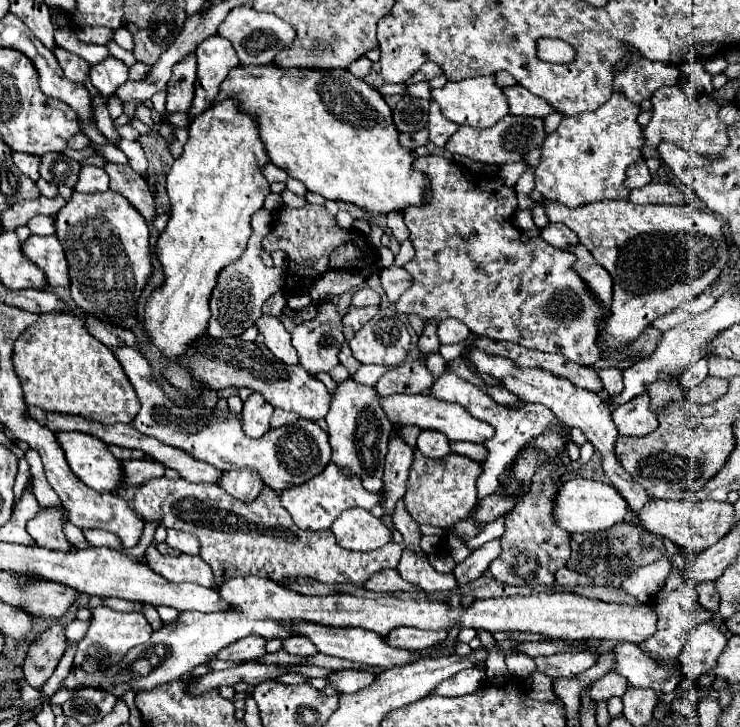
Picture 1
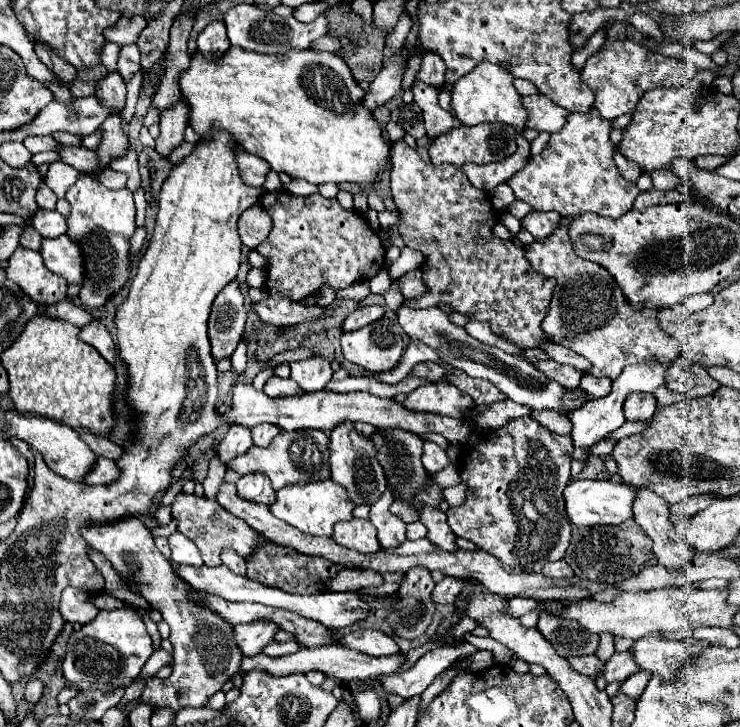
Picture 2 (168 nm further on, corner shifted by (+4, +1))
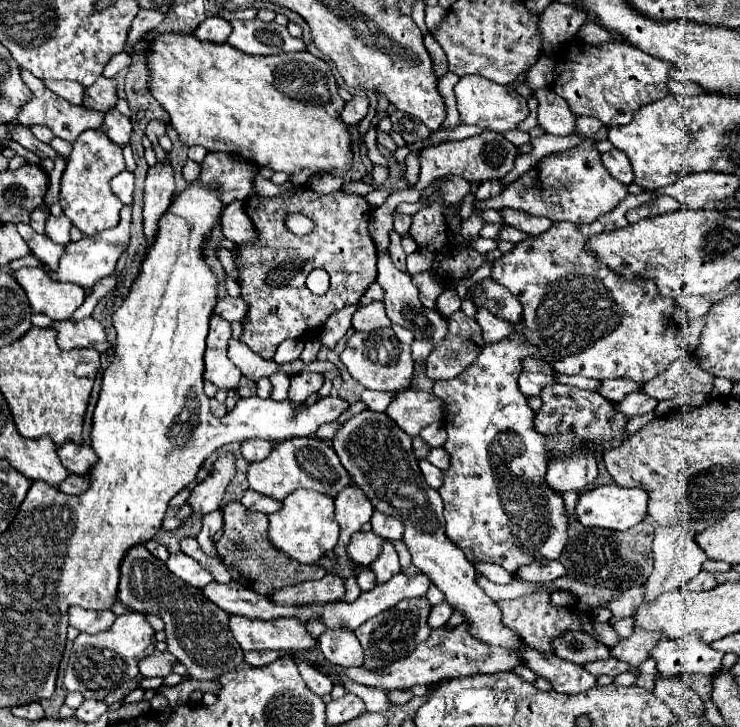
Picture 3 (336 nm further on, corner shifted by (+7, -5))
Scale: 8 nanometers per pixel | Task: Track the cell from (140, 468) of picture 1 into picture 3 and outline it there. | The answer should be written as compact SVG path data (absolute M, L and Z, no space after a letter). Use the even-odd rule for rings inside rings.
M69 474L67 476L67 482L63 482L59 486L59 490L63 490L65 494L81 494L87 490L87 484L89 482L89 476L79 476L79 474Z

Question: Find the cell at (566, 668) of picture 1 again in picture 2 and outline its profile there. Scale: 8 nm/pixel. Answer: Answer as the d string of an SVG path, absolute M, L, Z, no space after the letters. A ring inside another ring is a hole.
M580 656L580 658L568 658L570 666L580 672L580 674L586 674L590 678L596 678L602 674L604 670L604 662L598 658L598 656Z

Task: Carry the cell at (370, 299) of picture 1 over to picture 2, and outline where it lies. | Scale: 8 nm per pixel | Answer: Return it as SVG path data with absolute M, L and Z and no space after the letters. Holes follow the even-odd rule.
M268 296L260 302L252 302L252 308L262 322L274 324L274 326L298 326L304 322L322 318L322 314L326 312L320 306L308 308L300 302L294 302L288 298L274 298L274 296Z

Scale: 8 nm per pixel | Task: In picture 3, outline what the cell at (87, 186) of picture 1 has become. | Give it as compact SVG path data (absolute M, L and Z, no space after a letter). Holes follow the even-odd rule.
M123 170L121 174L117 174L111 180L111 190L123 204L129 204L133 194L133 174L129 170Z

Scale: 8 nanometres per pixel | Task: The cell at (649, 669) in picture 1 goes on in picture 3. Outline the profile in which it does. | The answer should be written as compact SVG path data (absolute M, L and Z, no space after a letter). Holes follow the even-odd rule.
M679 638L679 640L659 640L649 654L657 662L659 674L669 678L679 678L683 674L703 674L709 676L721 668L723 652L713 650L701 638Z

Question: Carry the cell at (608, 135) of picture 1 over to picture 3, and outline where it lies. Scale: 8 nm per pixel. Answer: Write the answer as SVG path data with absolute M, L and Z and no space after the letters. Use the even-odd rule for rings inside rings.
M577 118L577 122L575 122L575 134L583 136L583 142L577 144L577 146L573 146L573 148L569 148L569 150L555 152L555 154L549 154L543 160L539 160L539 164L535 168L531 168L519 180L515 180L513 184L509 184L501 194L489 198L487 200L487 208L515 208L515 210L525 210L527 214L533 214L533 216L537 216L537 214L539 216L547 216L553 222L567 220L567 222L575 222L575 224L591 224L599 216L609 214L613 208L619 206L619 202L629 192L627 192L627 186L625 184L617 182L607 172L607 168L601 162L601 154L595 148L595 140L593 138L595 138L595 134L597 134L597 130L601 126L603 124L597 122L597 118Z

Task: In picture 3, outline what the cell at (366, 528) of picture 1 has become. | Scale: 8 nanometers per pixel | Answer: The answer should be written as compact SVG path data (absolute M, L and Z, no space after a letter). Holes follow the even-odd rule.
M355 532L347 544L347 554L351 556L351 560L355 560L357 564L369 566L377 554L381 550L381 538L373 532Z

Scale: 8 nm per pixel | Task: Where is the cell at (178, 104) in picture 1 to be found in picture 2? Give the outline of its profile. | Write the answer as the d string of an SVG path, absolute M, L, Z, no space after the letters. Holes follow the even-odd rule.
M180 100L160 116L160 136L156 138L156 152L164 158L170 158L172 150L182 144L186 126L188 126L188 104Z

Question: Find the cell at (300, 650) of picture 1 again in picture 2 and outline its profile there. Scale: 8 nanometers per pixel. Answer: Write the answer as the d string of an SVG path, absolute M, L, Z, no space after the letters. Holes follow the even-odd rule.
M290 640L290 642L270 642L262 652L268 656L286 656L286 654L296 652L296 650L298 650L296 640Z

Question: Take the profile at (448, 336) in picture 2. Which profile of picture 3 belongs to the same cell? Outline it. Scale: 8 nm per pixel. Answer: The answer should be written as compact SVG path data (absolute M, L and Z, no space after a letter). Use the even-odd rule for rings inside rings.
M377 252L379 260L377 260L377 270L379 270L379 276L377 276L377 282L383 286L385 290L385 298L383 298L383 304L385 304L385 310L387 310L387 316L391 318L393 324L399 324L407 330L411 330L415 334L415 340L429 340L433 346L437 346L449 332L449 326L447 326L447 320L437 312L437 310L429 310L425 308L421 302L419 302L419 292L417 288L413 286L411 282L411 276L407 272L401 272L393 266L391 258L387 252Z

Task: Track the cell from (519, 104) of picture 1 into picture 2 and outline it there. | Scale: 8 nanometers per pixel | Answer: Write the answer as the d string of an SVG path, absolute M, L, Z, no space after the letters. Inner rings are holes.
M534 94L534 96L524 96L522 98L524 108L530 112L530 120L528 120L528 128L540 130L540 132L560 132L560 128L566 124L568 118L568 110L554 104L548 96L544 94Z

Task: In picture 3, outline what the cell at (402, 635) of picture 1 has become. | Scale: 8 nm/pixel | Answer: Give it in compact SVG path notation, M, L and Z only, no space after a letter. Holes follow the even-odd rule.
M327 630L319 636L319 648L325 658L335 666L361 666L365 660L365 650L361 648L357 636L347 630Z

